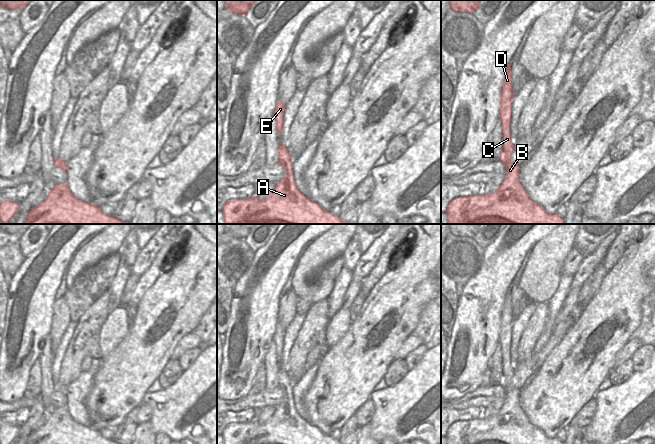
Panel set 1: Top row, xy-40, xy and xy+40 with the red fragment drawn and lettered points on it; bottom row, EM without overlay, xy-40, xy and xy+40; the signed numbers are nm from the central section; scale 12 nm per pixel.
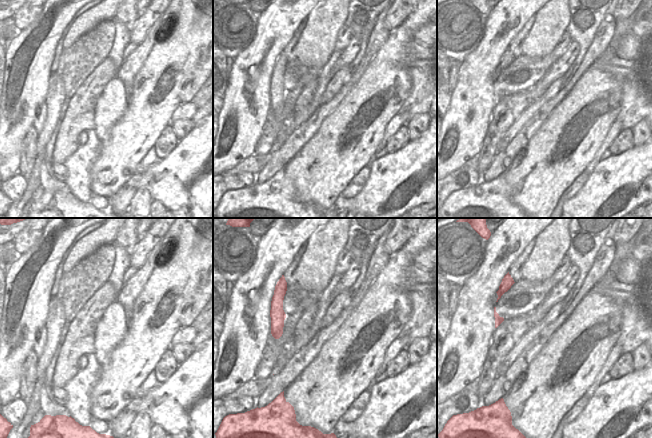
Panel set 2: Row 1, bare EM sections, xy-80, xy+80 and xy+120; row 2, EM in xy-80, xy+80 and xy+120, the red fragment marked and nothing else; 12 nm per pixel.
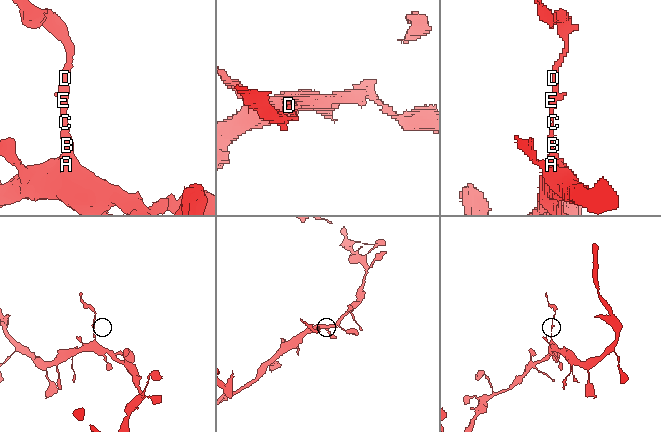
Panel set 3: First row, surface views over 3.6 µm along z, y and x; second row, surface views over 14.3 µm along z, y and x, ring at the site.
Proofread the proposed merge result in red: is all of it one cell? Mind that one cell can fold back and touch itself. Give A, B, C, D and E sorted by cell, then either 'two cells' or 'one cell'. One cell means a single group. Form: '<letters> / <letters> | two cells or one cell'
A B / C D E | two cells

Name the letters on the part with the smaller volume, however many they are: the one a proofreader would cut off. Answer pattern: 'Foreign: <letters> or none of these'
Foreign: C, D, E

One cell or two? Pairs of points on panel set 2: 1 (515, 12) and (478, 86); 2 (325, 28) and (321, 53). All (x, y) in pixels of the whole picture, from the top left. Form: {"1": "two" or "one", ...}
{"1": "one", "2": "one"}

